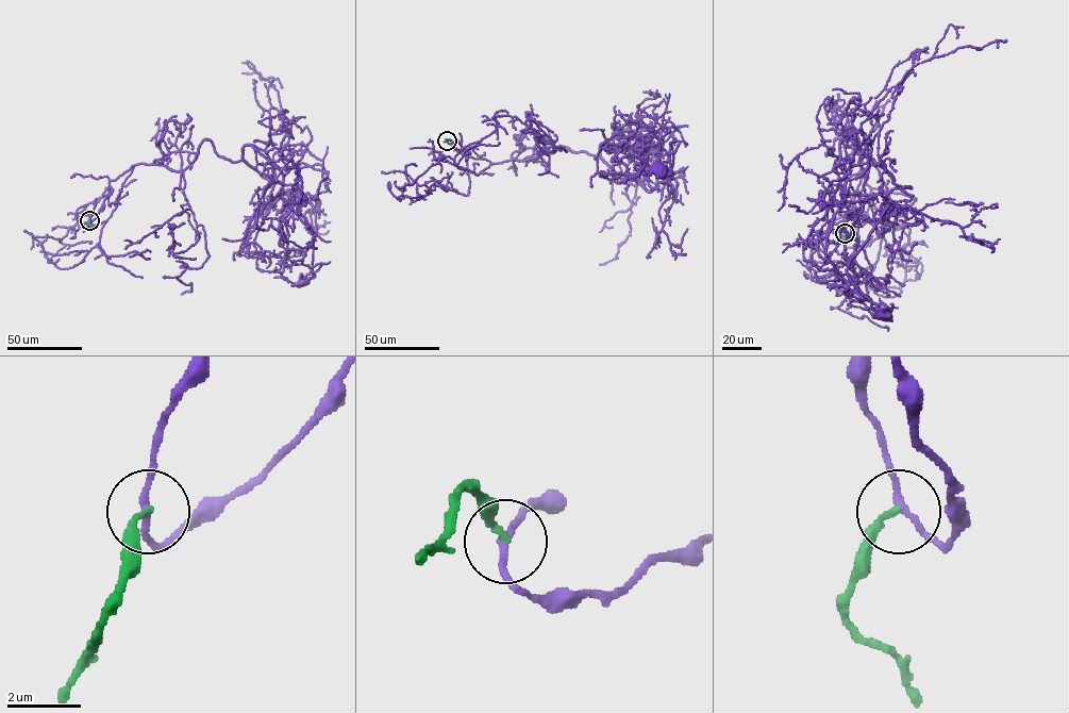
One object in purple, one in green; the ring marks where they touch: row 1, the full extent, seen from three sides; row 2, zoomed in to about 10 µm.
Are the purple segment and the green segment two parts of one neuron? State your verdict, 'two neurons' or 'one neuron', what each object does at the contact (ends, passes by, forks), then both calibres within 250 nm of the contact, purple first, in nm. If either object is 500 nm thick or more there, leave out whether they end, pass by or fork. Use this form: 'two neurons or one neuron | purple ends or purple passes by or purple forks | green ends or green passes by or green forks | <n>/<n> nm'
two neurons | purple passes by | green ends | 160/160 nm

